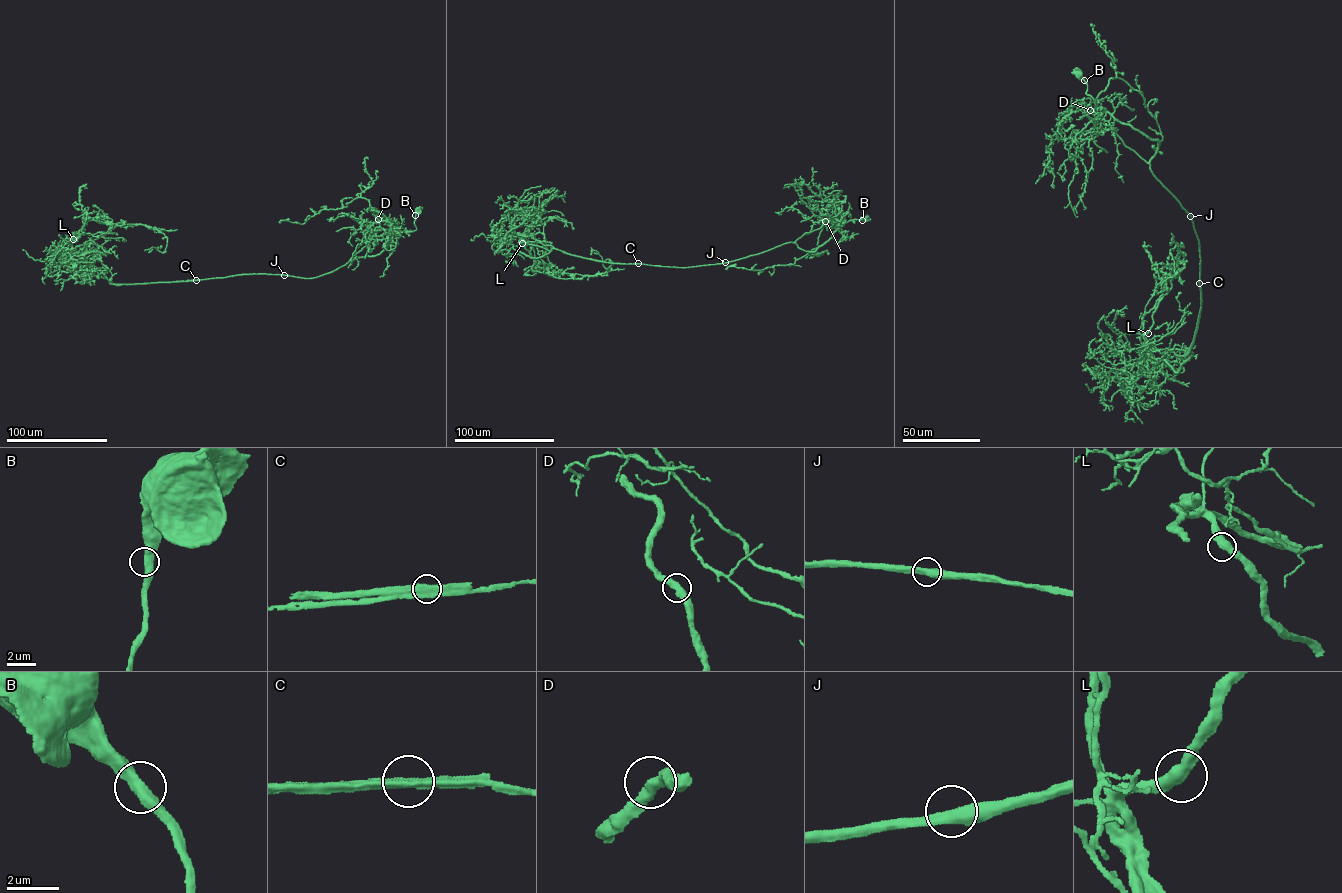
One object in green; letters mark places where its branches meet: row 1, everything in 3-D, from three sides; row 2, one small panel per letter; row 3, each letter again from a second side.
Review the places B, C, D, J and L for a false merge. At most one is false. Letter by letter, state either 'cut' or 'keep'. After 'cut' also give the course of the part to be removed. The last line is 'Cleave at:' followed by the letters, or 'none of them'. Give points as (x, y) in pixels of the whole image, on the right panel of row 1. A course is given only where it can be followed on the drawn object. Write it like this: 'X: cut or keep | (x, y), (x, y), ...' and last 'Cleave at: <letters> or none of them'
B: keep
C: cut | (1199, 283), (1186, 357), (1152, 351), (1144, 336), (1184, 267), (1176, 243), (1167, 289)
D: keep
J: keep
L: keep
Cleave at: C

